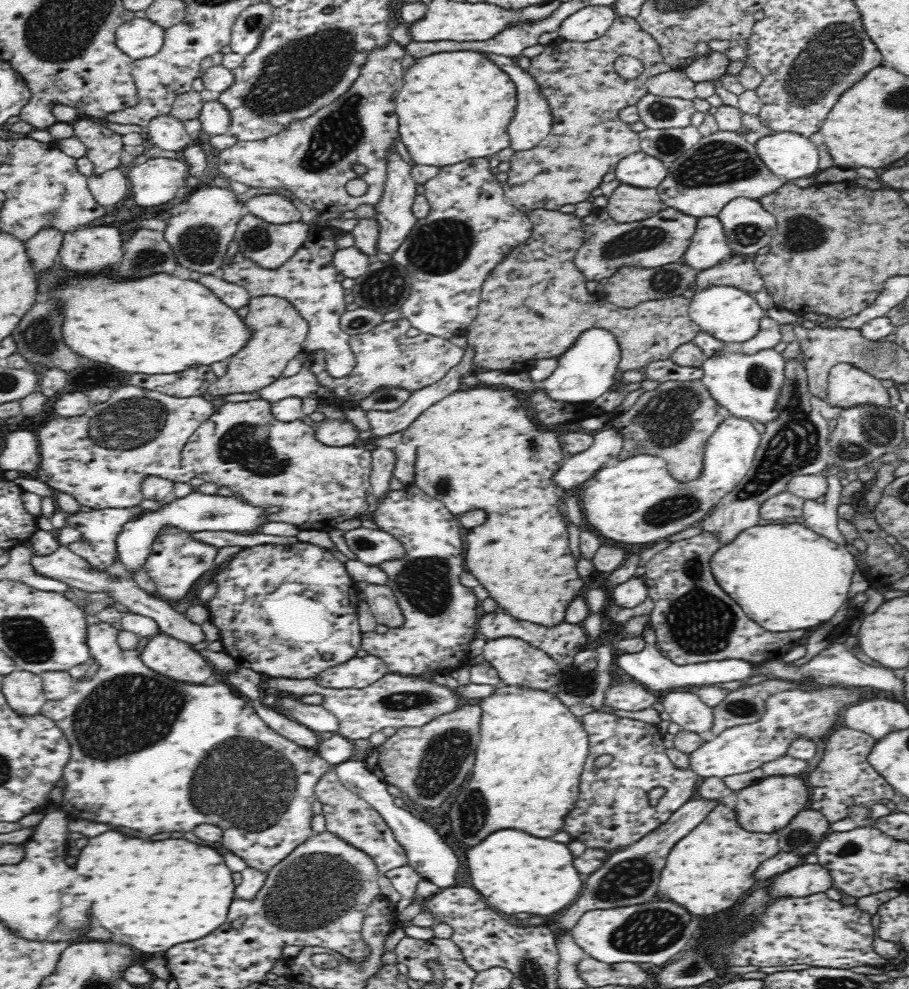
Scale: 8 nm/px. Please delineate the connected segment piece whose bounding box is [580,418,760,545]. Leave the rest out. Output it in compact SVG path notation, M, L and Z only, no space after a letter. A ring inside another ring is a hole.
M730 418L716 431L716 438L708 440L703 450L703 466L701 473L692 480L680 482L670 476L666 470L666 462L658 456L634 456L630 460L622 460L616 466L602 468L592 480L582 486L582 508L584 518L590 526L594 526L602 536L622 544L643 544L659 542L665 538L682 532L689 527L700 524L718 501L732 492L750 470L758 450L760 434L752 427L750 420Z

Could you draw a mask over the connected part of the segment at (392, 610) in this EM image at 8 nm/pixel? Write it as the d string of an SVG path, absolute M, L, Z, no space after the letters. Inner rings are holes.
M369 583L364 593L377 624L385 624L388 628L402 626L405 617L393 590L387 584Z

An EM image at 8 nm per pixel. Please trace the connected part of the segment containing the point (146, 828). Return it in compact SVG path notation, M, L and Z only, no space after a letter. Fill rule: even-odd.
M104 622L88 626L88 636L86 638L88 639L91 659L96 660L100 664L100 668L88 680L76 681L72 685L70 694L60 700L46 700L41 706L41 713L50 717L54 720L54 723L58 724L58 727L62 728L62 732L66 735L71 748L70 762L66 764L64 776L62 776L66 780L67 786L64 789L65 795L60 807L68 812L72 818L82 818L82 804L84 804L84 816L88 816L88 818L94 816L94 812L98 810L98 814L96 814L98 822L116 824L116 826L124 826L124 828L134 828L134 830L140 830L142 834L150 834L150 836L156 834L156 832L170 832L170 830L188 832L190 828L194 828L196 824L202 824L202 822L216 824L216 826L222 828L222 832L226 836L226 848L230 848L232 854L242 858L247 864L247 868L252 868L267 875L278 862L282 862L298 845L305 843L314 834L312 818L315 814L312 811L312 803L317 799L316 789L314 788L316 788L318 780L322 780L322 776L330 770L331 764L326 762L316 749L305 749L273 730L264 720L260 719L256 710L248 705L246 700L242 700L232 690L230 683L226 681L216 681L212 684L180 682L147 668L141 659L141 652L149 637L139 637L136 647L126 651L118 644L118 634L120 632L121 630L118 630L118 628ZM194 776L198 776L198 784L196 784L198 808L196 808L196 800L194 800L194 794L192 794Z

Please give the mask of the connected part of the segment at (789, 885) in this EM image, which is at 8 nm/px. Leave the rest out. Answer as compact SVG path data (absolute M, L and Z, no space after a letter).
M802 863L766 883L773 888L773 900L782 896L810 896L833 888L830 870L822 863Z

